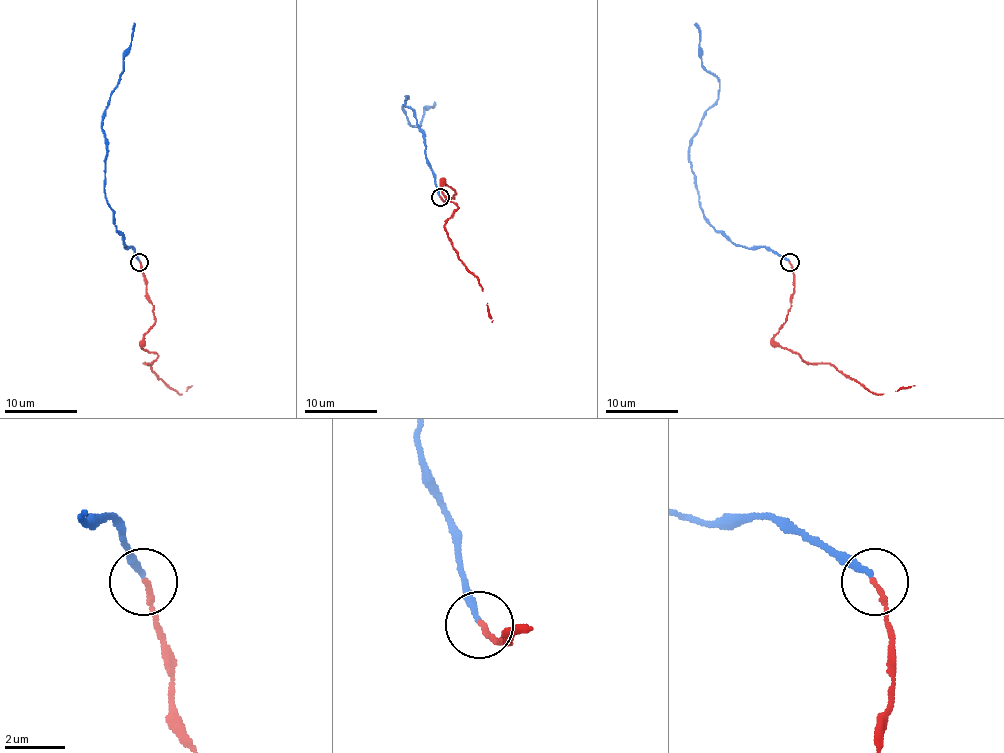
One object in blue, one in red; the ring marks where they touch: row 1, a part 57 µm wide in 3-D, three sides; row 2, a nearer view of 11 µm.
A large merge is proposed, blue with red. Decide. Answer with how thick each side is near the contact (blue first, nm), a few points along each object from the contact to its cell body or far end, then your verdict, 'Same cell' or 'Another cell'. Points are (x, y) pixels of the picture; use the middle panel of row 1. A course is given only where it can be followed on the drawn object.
Thickness 240 nm (blue) against 180 nm. Course of blue: (439, 197), (425, 133), (405, 104), (406, 96), (403, 111), (410, 126), (417, 127), (425, 109), (436, 102). Course of red: (439, 197), (454, 198), (445, 180), (443, 189), (457, 208), (445, 224), (448, 240), (478, 279), (492, 322). Same cell

